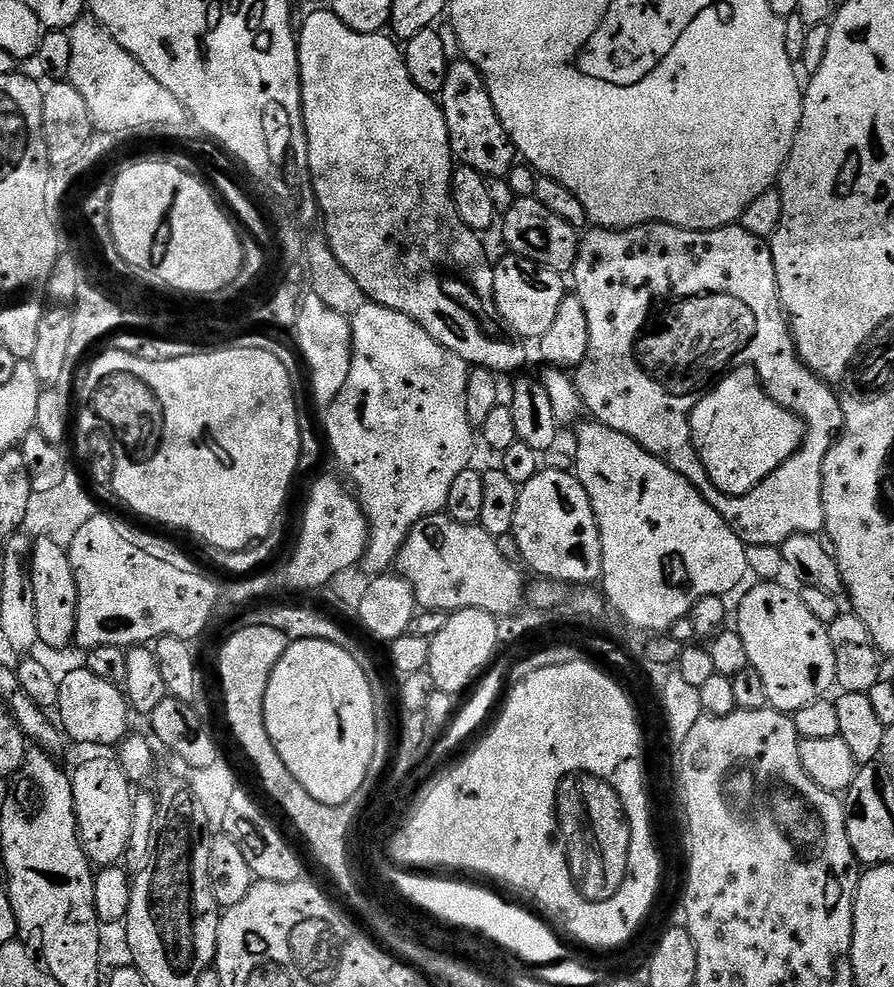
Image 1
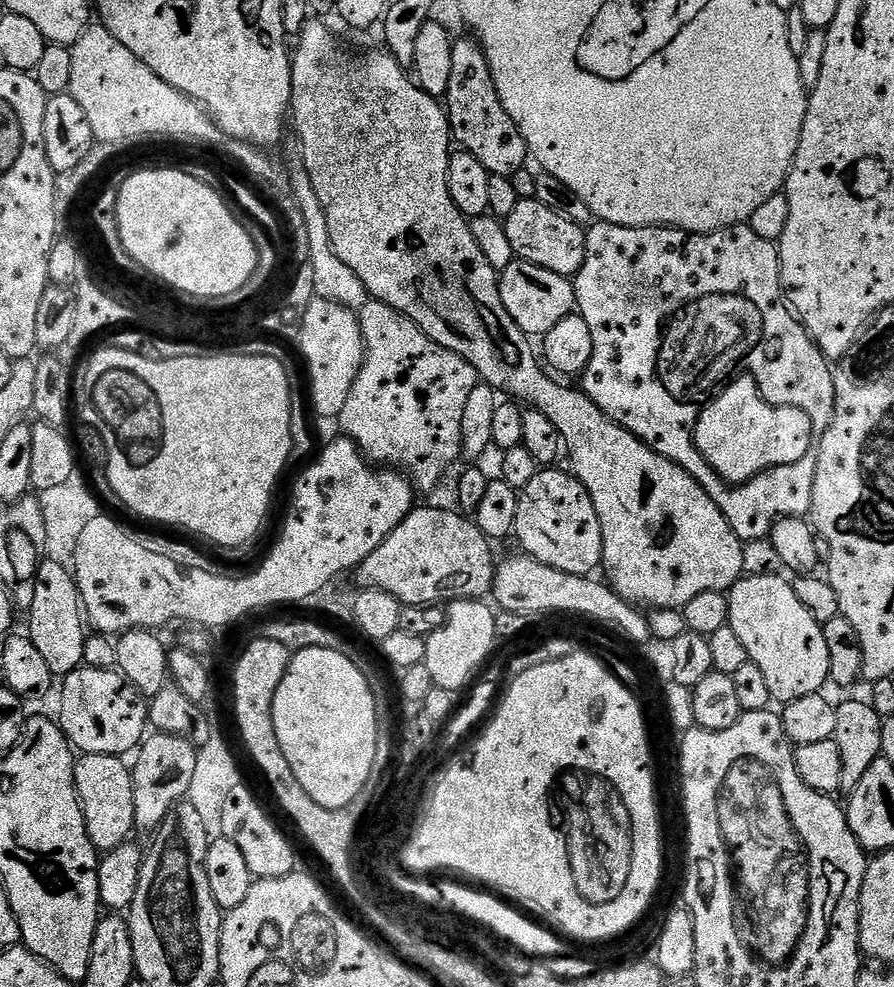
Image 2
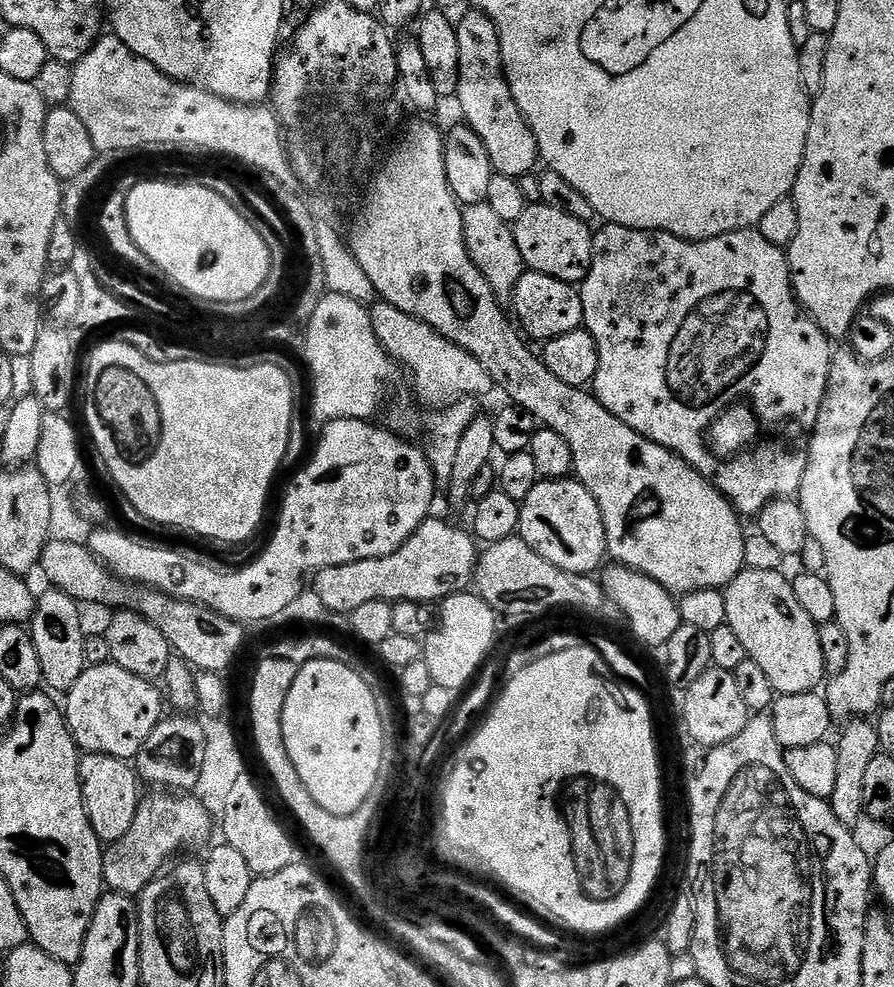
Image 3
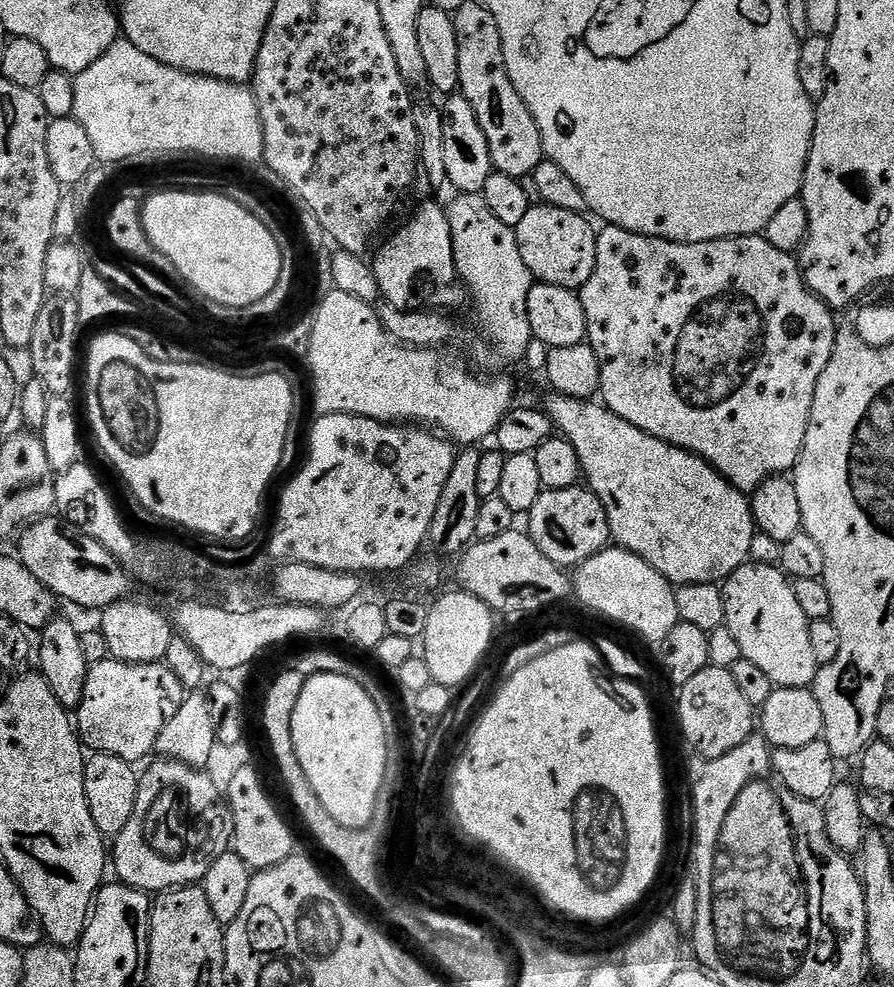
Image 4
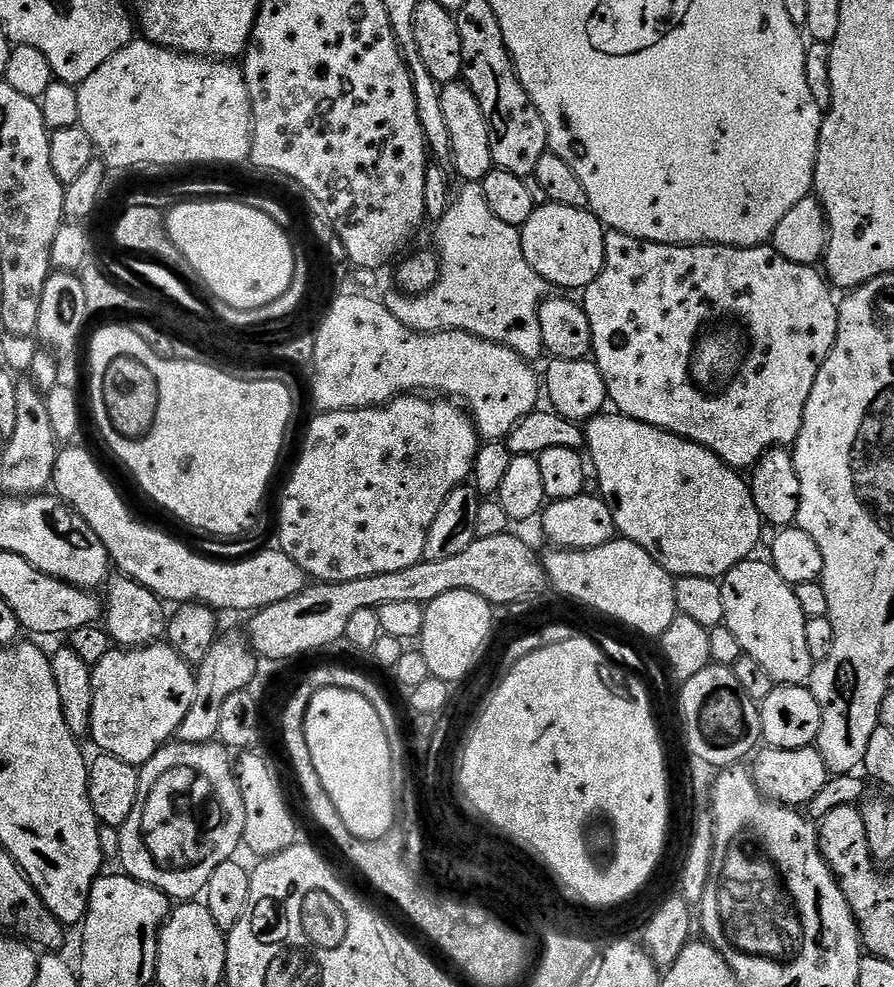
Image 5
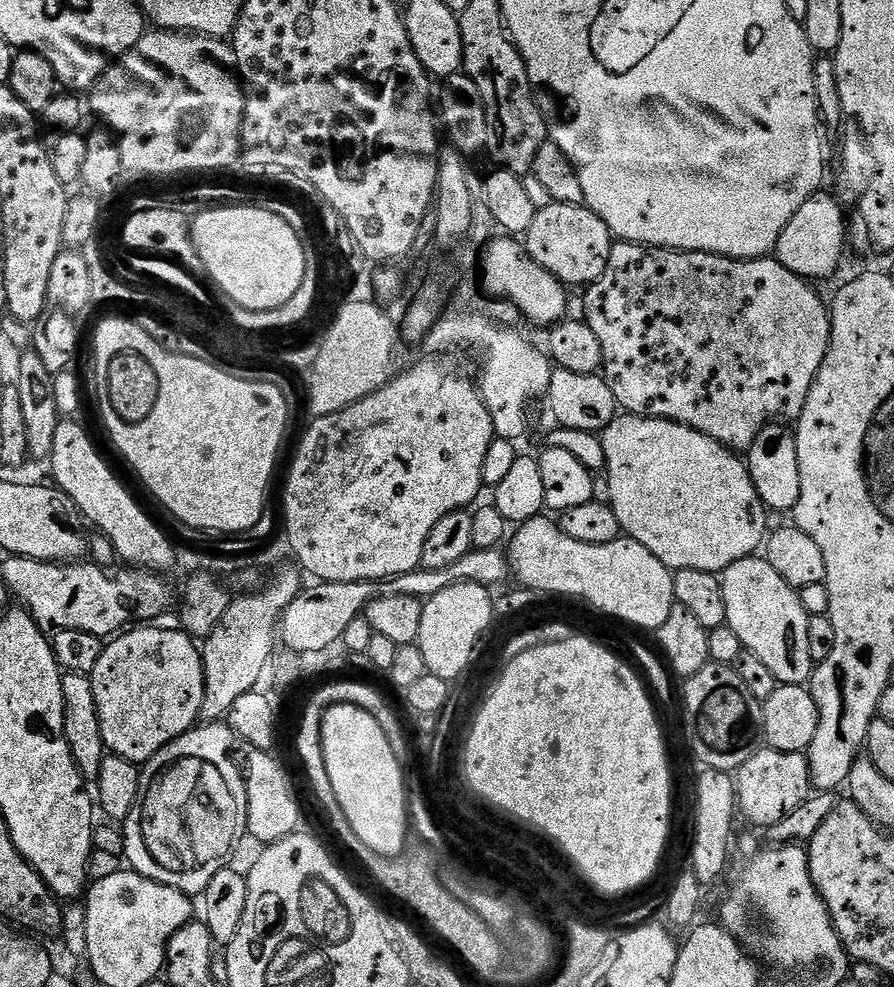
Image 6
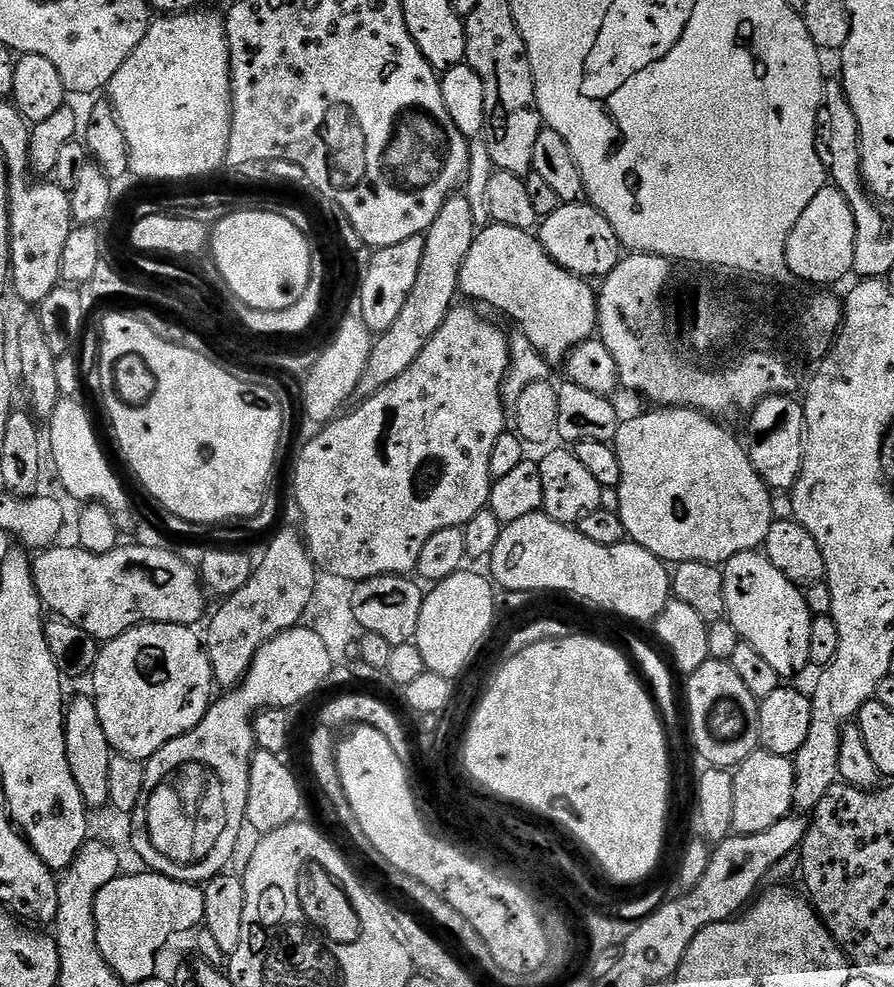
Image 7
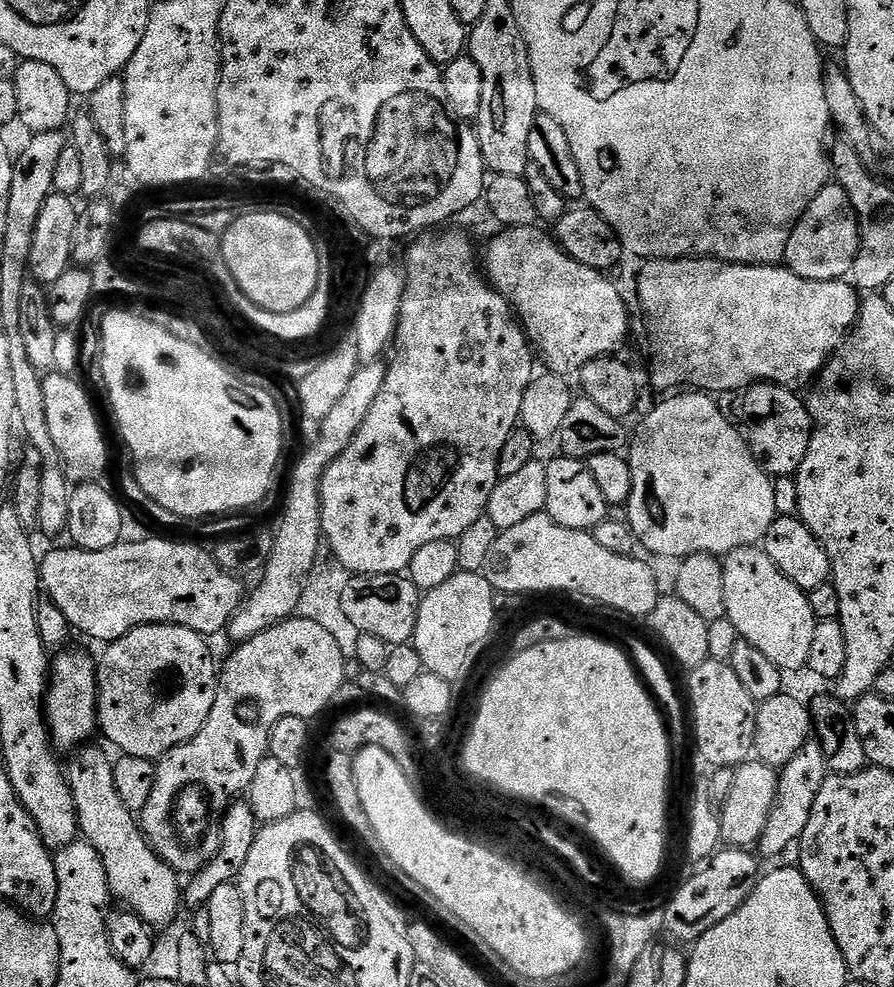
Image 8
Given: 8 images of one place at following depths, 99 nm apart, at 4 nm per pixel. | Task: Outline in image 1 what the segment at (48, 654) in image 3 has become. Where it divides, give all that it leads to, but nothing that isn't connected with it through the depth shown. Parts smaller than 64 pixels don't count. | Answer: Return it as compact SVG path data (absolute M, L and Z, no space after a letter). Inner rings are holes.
M40 536L33 543L30 557L30 579L34 586L34 602L38 613L38 641L48 648L64 648L76 639L76 615L78 614L78 586L74 582L74 570L70 566L66 548L50 536Z

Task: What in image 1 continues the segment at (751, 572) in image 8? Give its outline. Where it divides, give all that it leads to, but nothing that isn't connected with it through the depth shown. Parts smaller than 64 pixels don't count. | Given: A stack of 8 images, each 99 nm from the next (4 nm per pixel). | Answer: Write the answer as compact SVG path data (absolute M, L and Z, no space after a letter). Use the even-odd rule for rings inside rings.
M756 582L754 586L740 600L740 609L734 612L734 628L739 632L742 643L746 645L746 654L748 655L748 663L754 669L758 670L762 683L766 686L766 694L771 707L778 709L779 712L795 714L804 707L814 703L816 700L825 699L829 695L828 691L836 688L836 671L834 670L834 649L830 647L830 634L825 624L818 622L818 618L814 618L814 614L810 614L810 610L806 610L806 602L802 602L799 591L791 592L788 588L783 588L780 582Z

